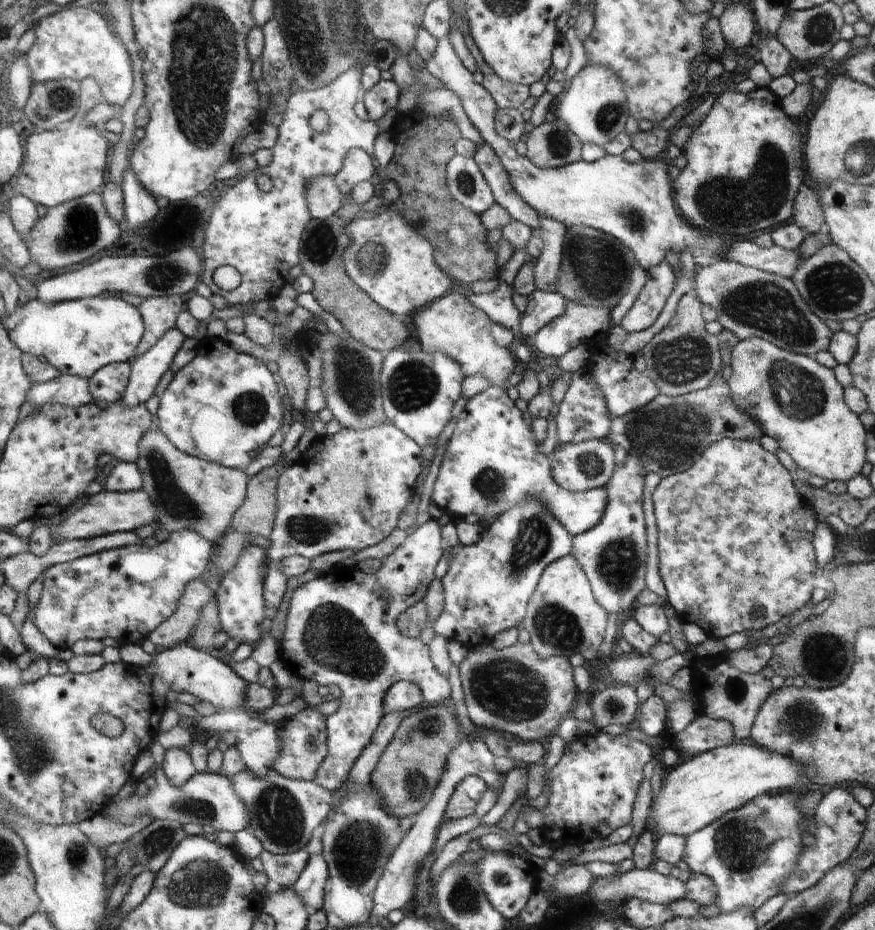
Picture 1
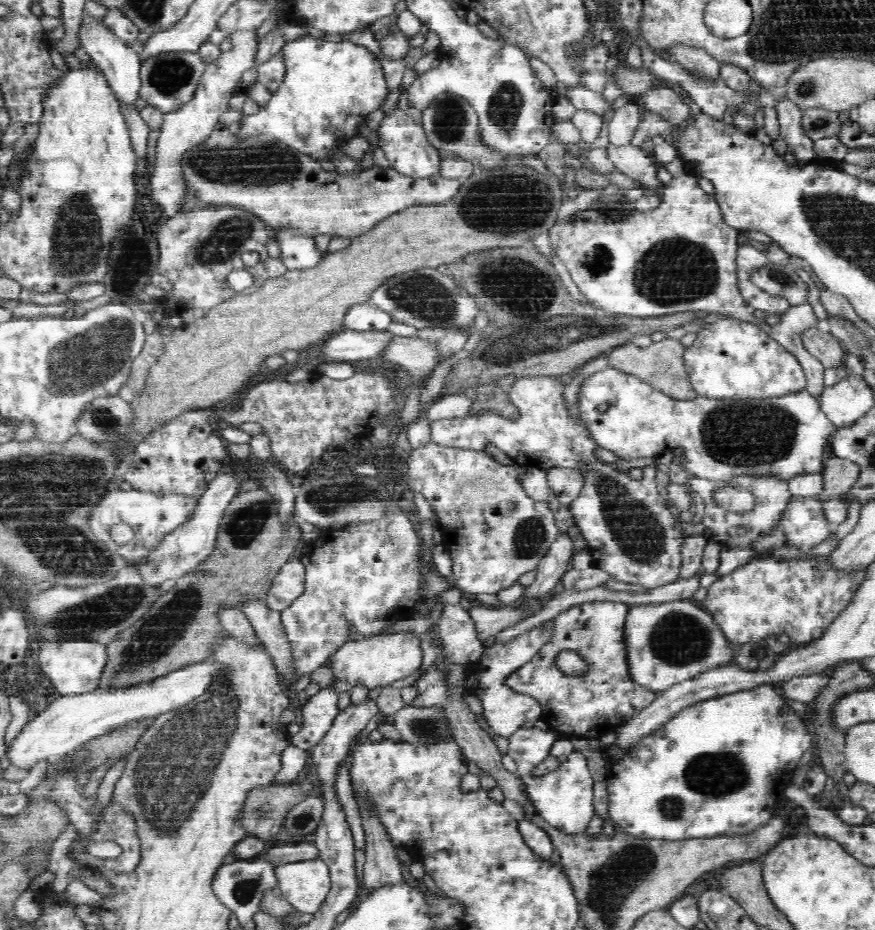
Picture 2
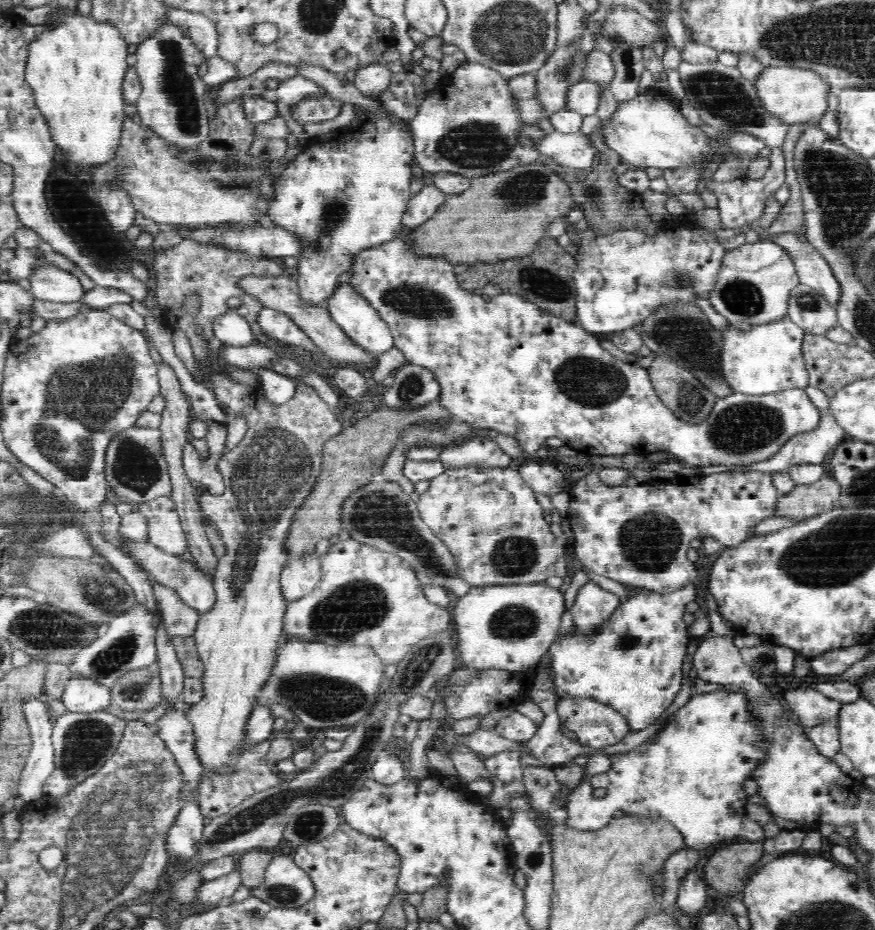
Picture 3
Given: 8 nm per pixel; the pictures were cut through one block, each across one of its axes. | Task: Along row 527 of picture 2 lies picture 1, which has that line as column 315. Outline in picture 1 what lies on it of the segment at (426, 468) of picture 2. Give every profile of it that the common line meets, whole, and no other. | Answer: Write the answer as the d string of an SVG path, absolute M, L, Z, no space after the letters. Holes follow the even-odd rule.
M386 421L364 429L343 428L337 434L322 435L310 444L300 459L287 466L278 484L278 517L272 542L266 551L269 567L265 572L265 619L273 619L287 590L288 577L281 572L283 559L301 555L312 561L325 553L350 549L355 552L376 545L396 528L402 510L408 506L416 478L422 469L422 454L412 438Z

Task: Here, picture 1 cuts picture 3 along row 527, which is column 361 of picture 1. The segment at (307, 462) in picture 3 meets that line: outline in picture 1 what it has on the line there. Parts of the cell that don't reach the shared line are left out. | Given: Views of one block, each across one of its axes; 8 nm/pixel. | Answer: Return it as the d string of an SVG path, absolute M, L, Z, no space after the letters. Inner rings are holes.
M386 205L374 215L362 215L349 224L348 233L350 243L344 254L345 272L357 288L387 312L408 319L447 294L452 280L448 271L440 270L436 250L398 211L392 212Z

